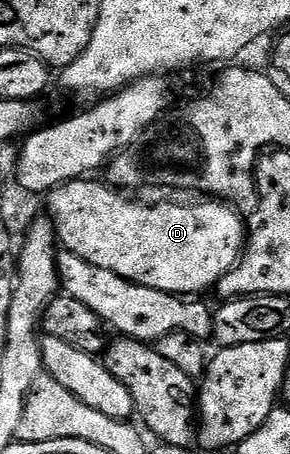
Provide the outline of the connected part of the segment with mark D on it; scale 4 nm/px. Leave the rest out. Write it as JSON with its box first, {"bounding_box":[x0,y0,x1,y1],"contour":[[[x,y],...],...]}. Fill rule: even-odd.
{"bounding_box":[46,180,246,296],"contour":[[[96,180],[67,182],[46,198],[46,214],[56,225],[59,245],[71,250],[74,256],[82,256],[82,260],[98,264],[98,268],[106,268],[106,272],[114,272],[128,282],[177,296],[200,296],[203,290],[211,291],[239,262],[246,245],[246,222],[231,210],[231,205],[220,200],[196,200],[200,202],[193,206],[183,206],[180,202],[147,206],[103,181],[92,181]]]}

